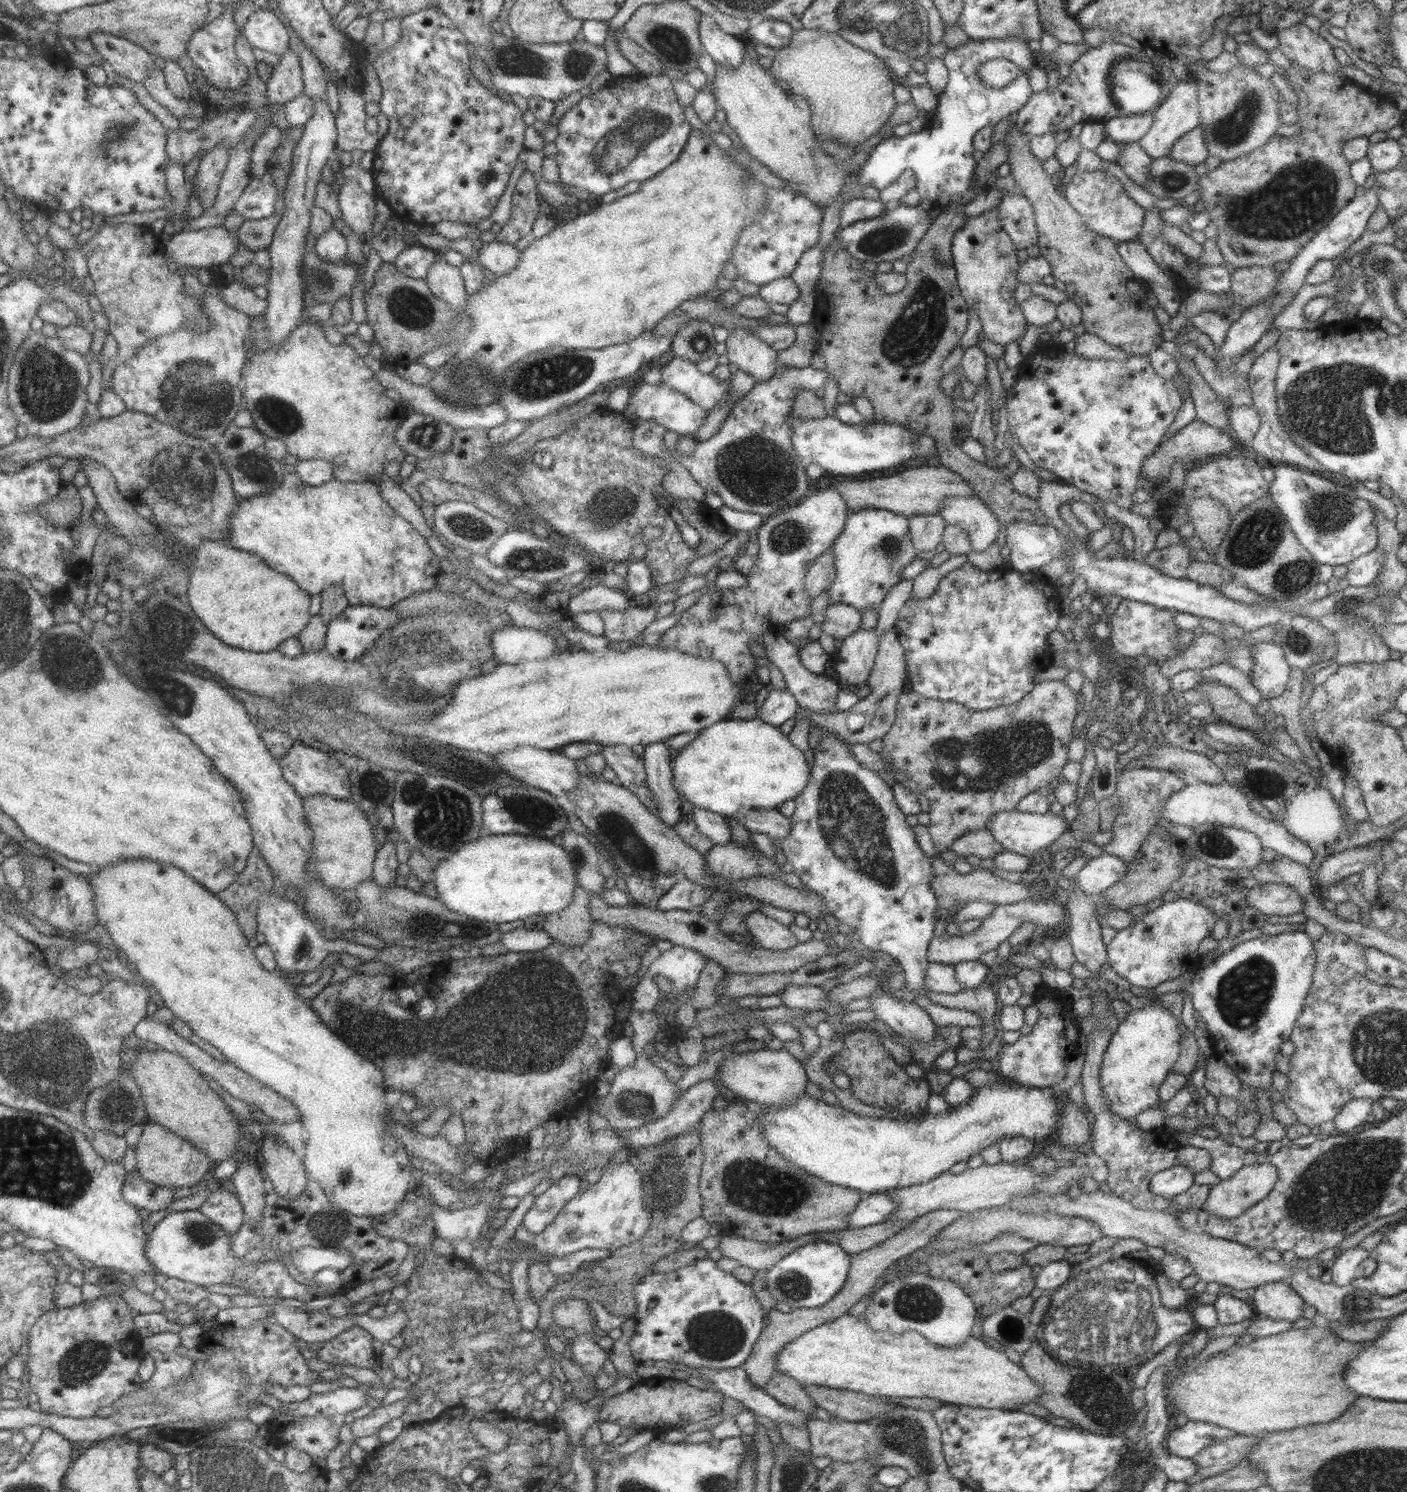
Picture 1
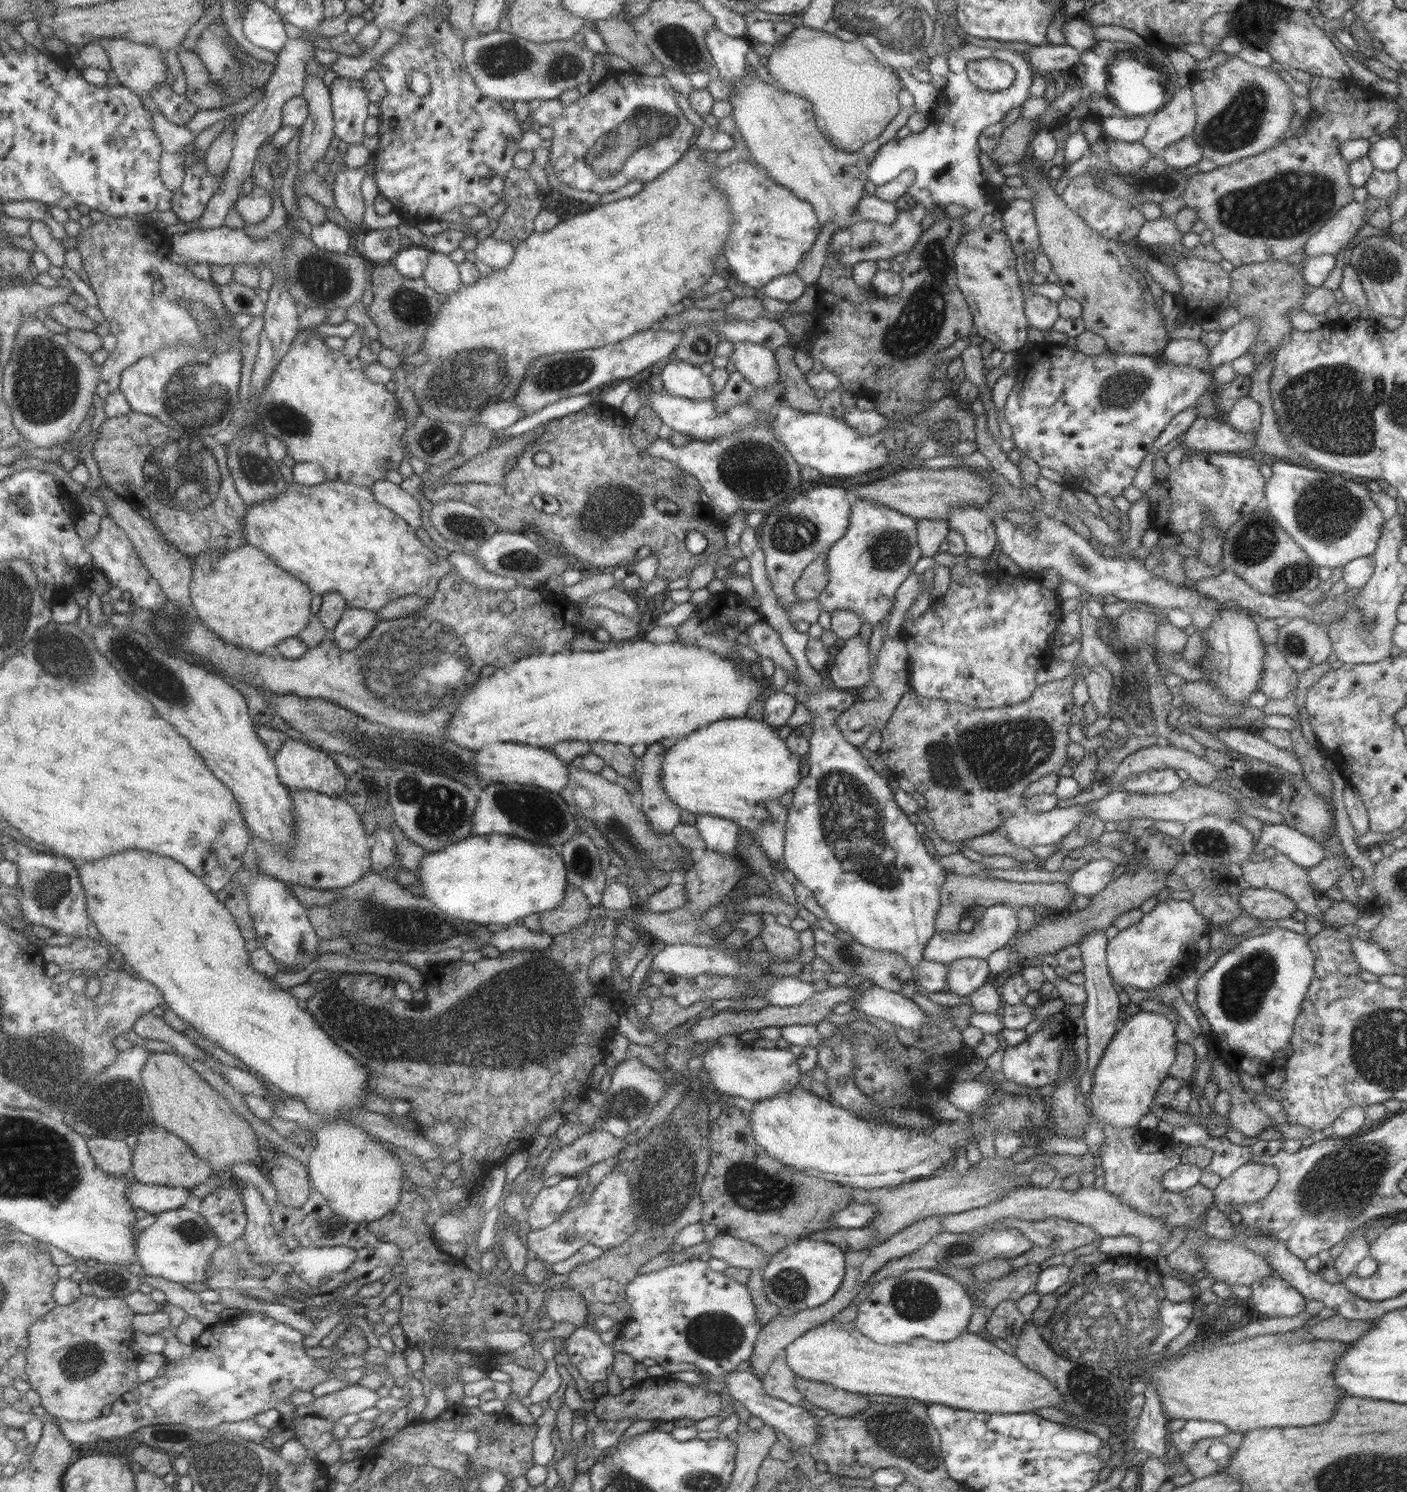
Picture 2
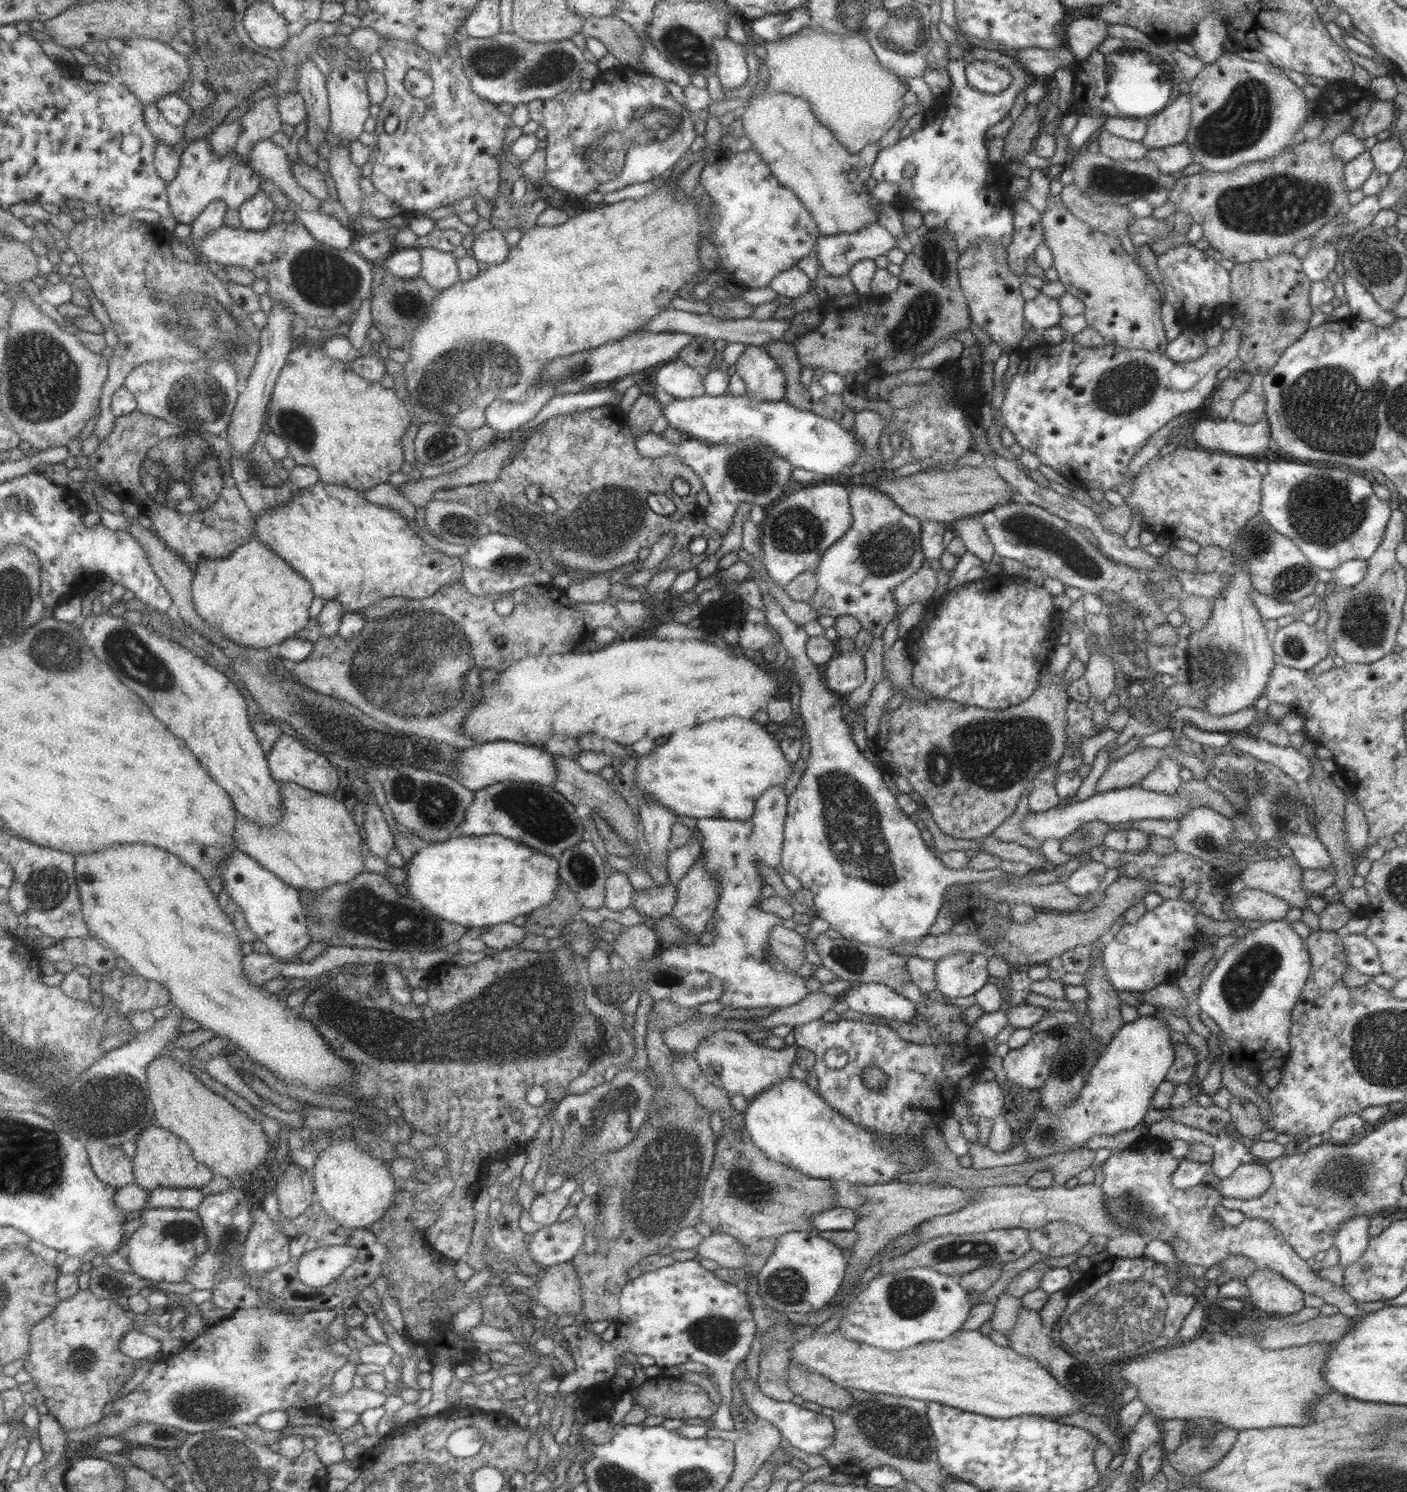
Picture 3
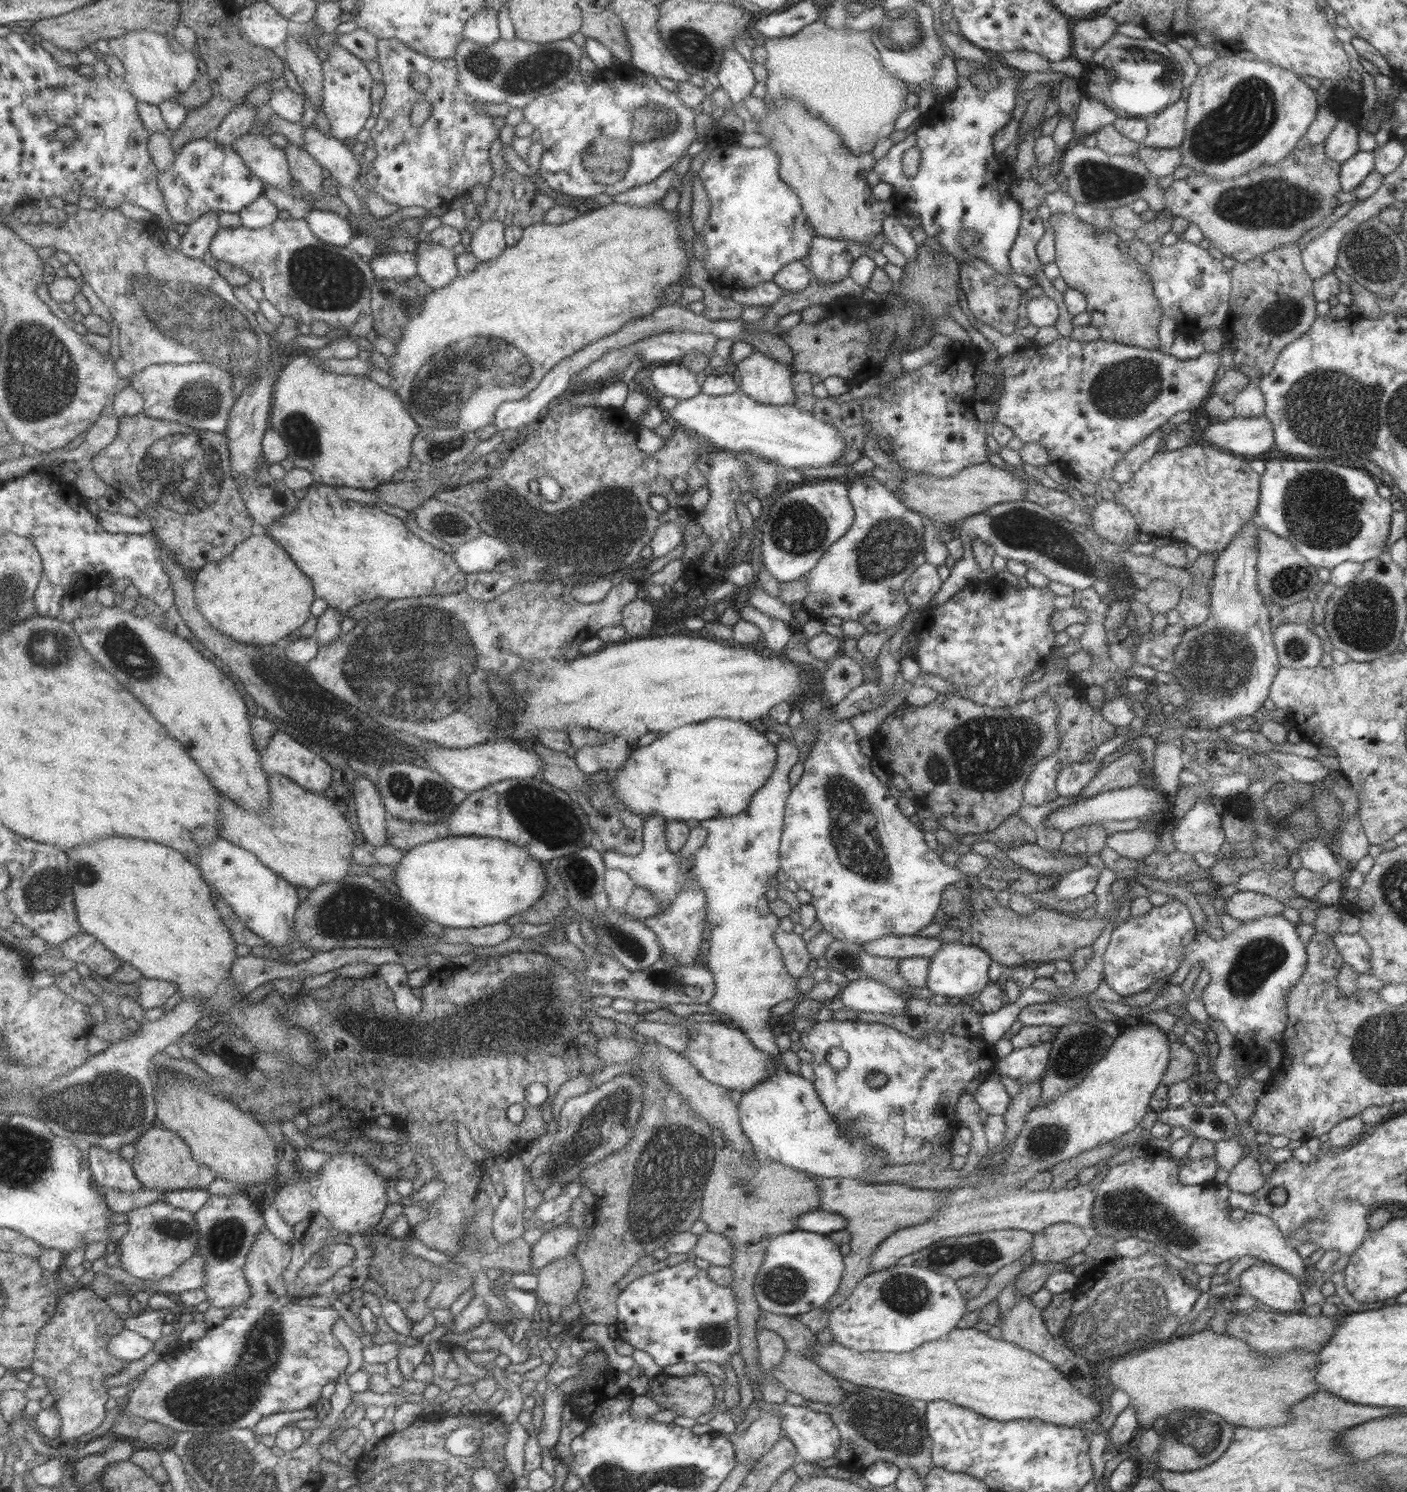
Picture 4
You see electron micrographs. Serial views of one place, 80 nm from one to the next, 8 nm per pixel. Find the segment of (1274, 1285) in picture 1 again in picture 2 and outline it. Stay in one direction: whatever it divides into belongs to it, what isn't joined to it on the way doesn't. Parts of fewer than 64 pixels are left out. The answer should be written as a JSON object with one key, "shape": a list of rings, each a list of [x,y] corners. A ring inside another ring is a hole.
{"shape":[[[1276,1274],[1258,1280],[1250,1289],[1253,1313],[1291,1317],[1304,1311],[1305,1298]]]}

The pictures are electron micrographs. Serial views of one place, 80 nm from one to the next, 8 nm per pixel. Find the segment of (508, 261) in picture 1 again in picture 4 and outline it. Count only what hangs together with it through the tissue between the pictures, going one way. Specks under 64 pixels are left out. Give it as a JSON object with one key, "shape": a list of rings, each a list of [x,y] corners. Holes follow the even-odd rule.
{"shape":[[[483,220],[471,233],[471,240],[466,251],[478,261],[487,262],[497,258],[506,247],[503,241],[504,224],[500,220]]]}

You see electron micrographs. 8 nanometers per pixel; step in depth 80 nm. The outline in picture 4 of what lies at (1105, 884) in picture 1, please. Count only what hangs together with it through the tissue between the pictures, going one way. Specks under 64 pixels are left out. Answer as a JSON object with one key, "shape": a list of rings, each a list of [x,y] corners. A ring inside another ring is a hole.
{"shape":[[[1085,865],[1082,868],[1071,870],[1071,873],[1060,876],[1057,883],[1052,887],[1057,898],[1061,898],[1061,900],[1077,899],[1091,894],[1099,874],[1099,870],[1095,866]]]}

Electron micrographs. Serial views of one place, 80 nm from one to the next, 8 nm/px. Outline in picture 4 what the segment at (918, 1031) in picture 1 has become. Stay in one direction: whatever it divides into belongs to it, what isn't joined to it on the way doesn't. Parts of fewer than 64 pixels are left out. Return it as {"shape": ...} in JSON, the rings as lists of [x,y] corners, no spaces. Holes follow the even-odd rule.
{"shape":[[[861,978],[846,982],[838,993],[843,1006],[856,1013],[871,1012],[897,1016],[905,1011],[907,999],[881,982]]]}

